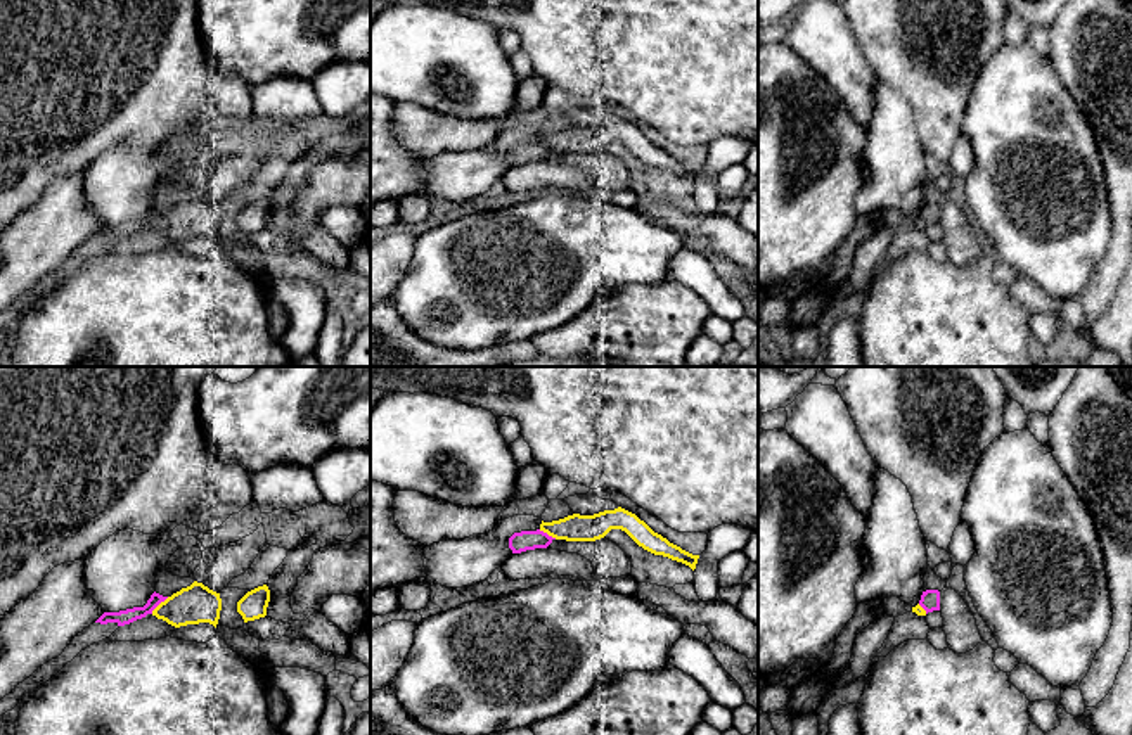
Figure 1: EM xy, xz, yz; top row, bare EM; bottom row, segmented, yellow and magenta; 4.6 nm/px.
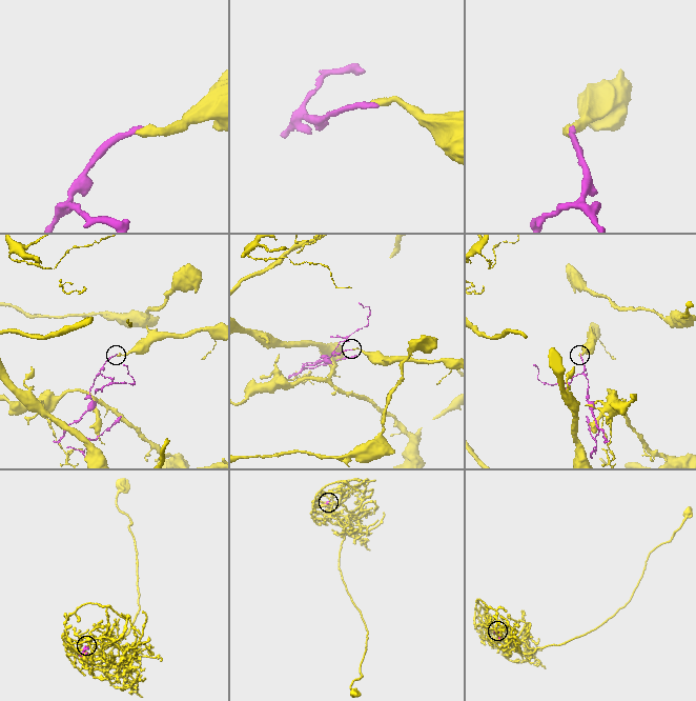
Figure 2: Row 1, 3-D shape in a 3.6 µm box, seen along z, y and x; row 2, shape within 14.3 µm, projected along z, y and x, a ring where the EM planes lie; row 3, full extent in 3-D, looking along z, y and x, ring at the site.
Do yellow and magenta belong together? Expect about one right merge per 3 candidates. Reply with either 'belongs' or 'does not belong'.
does not belong

